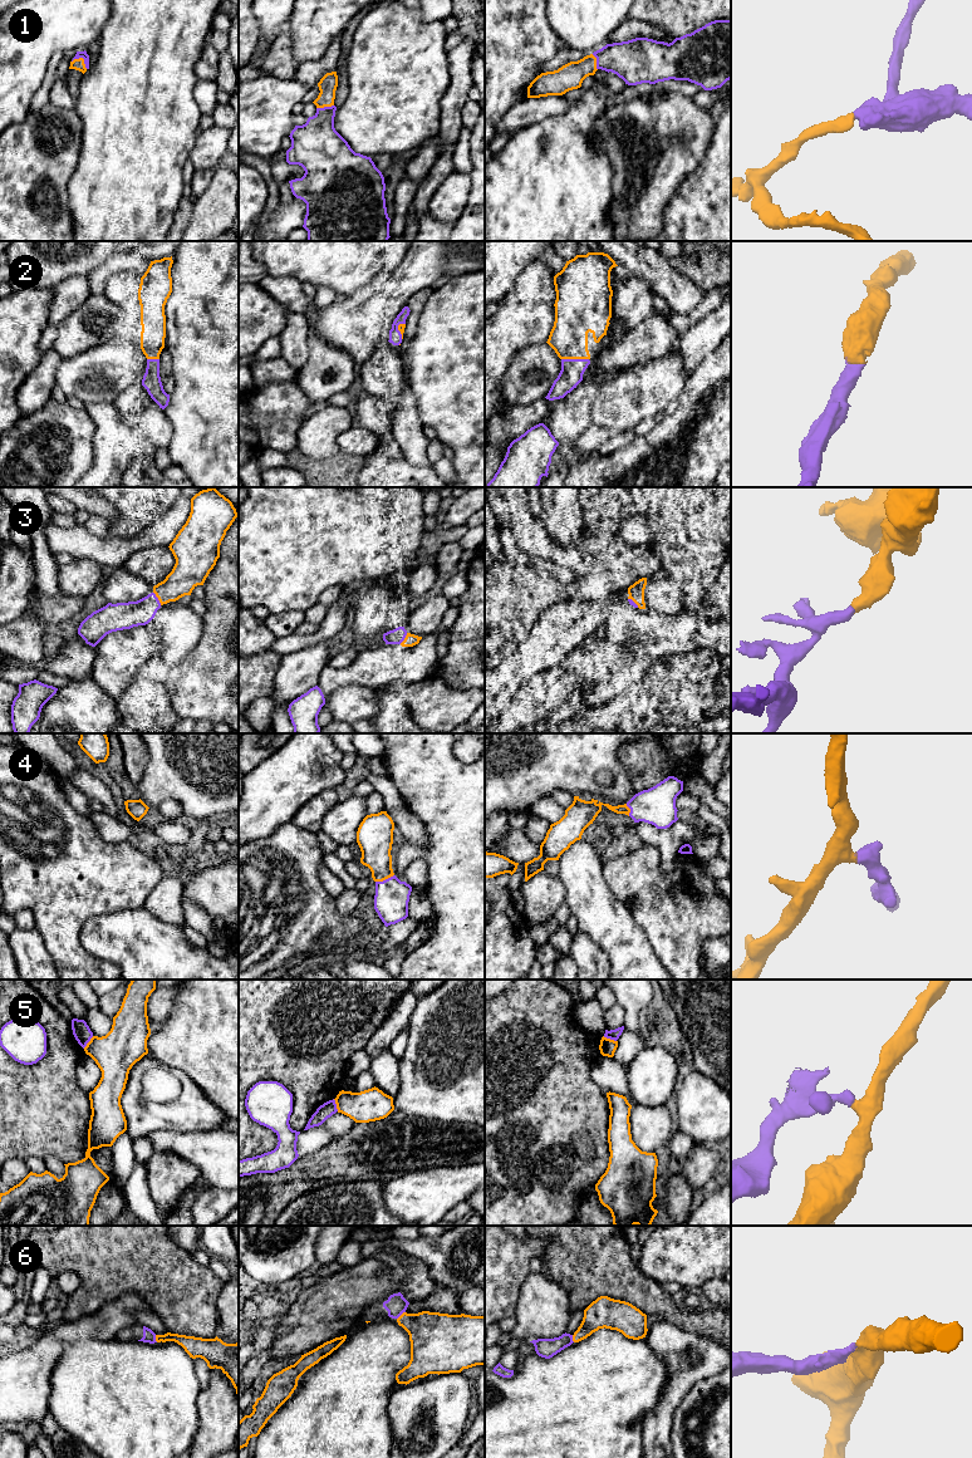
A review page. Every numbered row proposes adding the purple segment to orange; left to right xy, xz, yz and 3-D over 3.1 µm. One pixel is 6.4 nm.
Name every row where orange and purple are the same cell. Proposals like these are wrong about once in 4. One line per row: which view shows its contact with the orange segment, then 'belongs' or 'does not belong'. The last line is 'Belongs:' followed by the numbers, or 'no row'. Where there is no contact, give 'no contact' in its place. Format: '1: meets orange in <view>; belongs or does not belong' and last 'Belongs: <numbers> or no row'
1: meets orange in xy; belongs
2: meets orange in yz; belongs
3: meets orange in xy; belongs
4: meets orange in xz; belongs
5: meets orange in yz; does not belong
6: meets orange in xz; belongs
Belongs: 1, 2, 3, 4, 6

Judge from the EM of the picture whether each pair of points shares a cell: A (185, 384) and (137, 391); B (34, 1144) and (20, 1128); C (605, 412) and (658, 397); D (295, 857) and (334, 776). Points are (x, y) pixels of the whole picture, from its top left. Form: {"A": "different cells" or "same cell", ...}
{"A": "different cells", "B": "same cell", "C": "same cell", "D": "different cells"}

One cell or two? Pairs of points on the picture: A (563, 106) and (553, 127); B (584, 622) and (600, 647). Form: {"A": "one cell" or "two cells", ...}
{"A": "two cells", "B": "two cells"}

